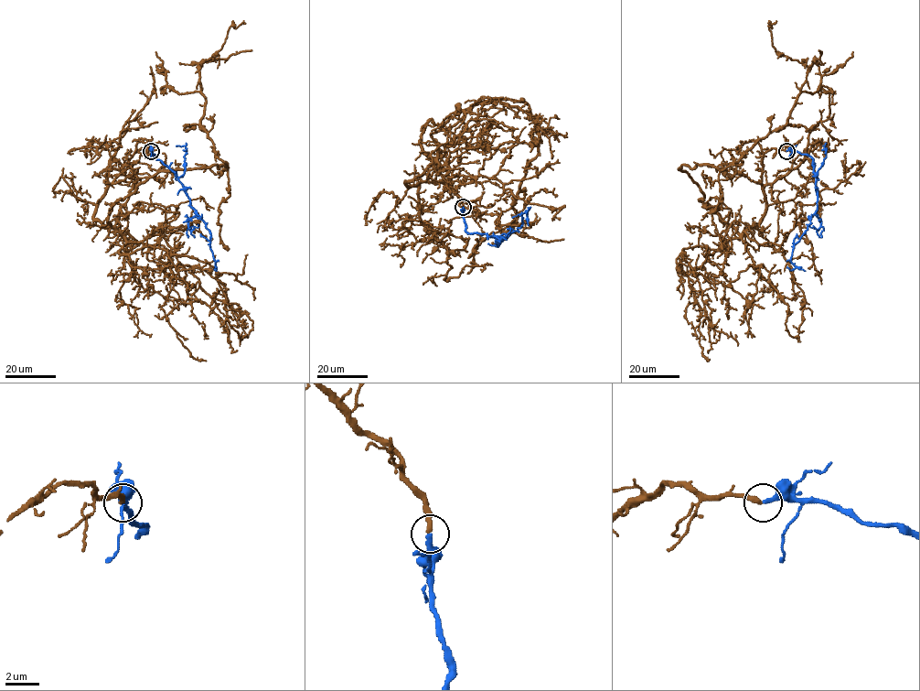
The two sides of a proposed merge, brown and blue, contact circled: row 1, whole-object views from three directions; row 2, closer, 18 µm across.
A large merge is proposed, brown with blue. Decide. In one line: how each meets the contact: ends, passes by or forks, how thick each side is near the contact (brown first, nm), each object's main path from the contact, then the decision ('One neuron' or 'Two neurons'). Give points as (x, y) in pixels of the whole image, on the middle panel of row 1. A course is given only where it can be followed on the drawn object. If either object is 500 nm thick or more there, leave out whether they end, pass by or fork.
At the ring brown ends. At the ring blue ends. Thickness 280 nm (brown) against 280 nm. Course of brown: (463, 206), (406, 183), (434, 162), (421, 134), (504, 99), (538, 131), (511, 228), (555, 197). Course of blue: (463, 207), (468, 233), (499, 238), (507, 237), (521, 226), (522, 214), (527, 211), (527, 216), (528, 208). One neuron

